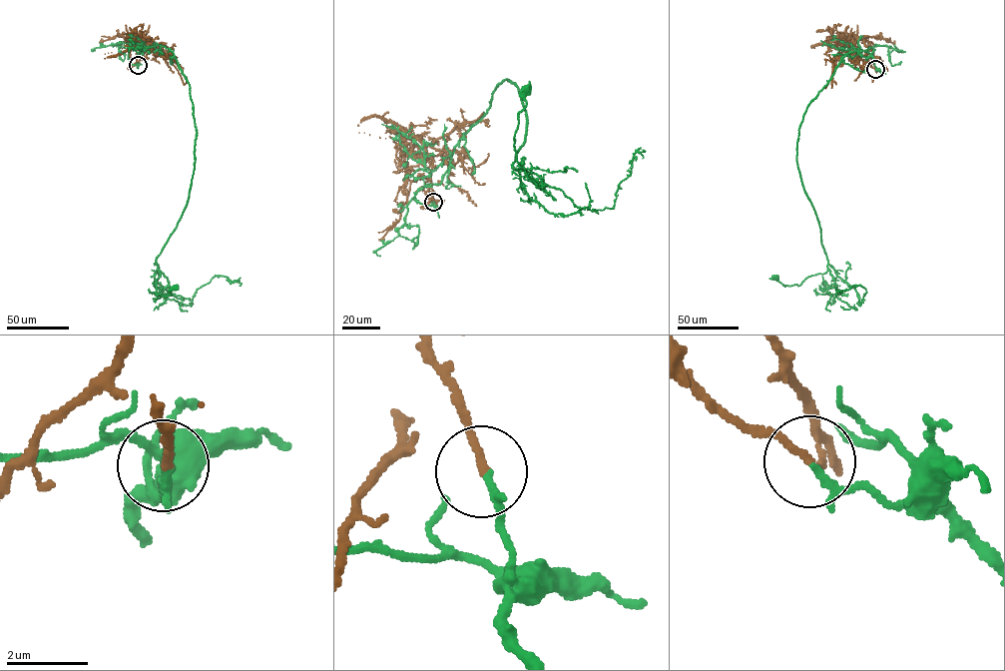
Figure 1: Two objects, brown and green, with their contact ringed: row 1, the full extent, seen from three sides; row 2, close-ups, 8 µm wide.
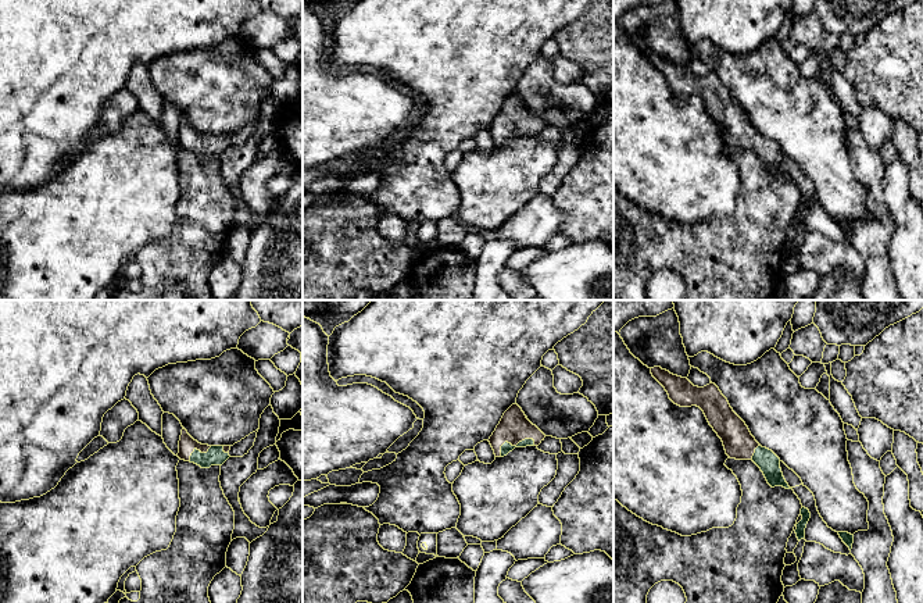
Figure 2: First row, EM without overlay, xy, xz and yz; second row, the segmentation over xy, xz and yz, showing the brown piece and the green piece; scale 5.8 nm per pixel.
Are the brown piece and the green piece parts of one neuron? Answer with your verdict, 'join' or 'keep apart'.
keep apart

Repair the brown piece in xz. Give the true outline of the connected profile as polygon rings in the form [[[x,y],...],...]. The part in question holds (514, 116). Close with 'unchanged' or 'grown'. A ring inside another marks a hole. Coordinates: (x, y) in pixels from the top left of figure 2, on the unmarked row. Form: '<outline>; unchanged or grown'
[[[515,92],[504,101],[489,131],[496,146],[501,146],[501,135],[505,131],[516,135],[525,128],[533,128],[534,135],[539,135],[544,126],[545,124],[526,107],[522,97]]]; unchanged

